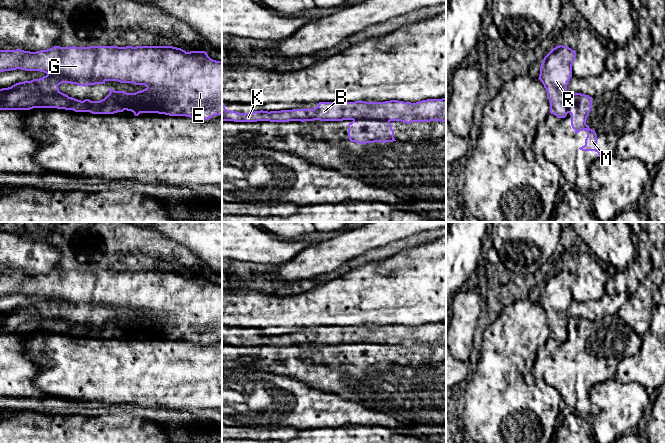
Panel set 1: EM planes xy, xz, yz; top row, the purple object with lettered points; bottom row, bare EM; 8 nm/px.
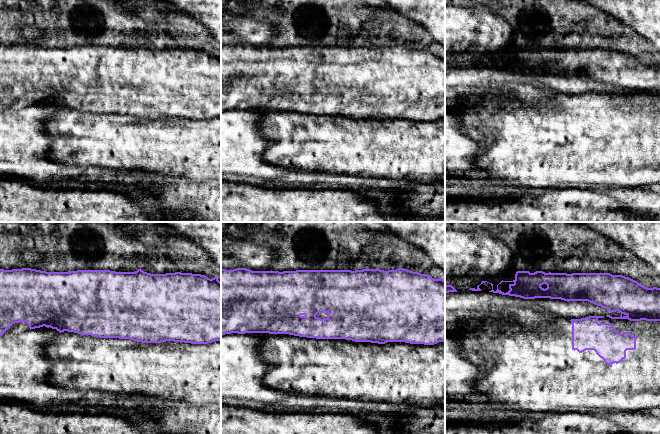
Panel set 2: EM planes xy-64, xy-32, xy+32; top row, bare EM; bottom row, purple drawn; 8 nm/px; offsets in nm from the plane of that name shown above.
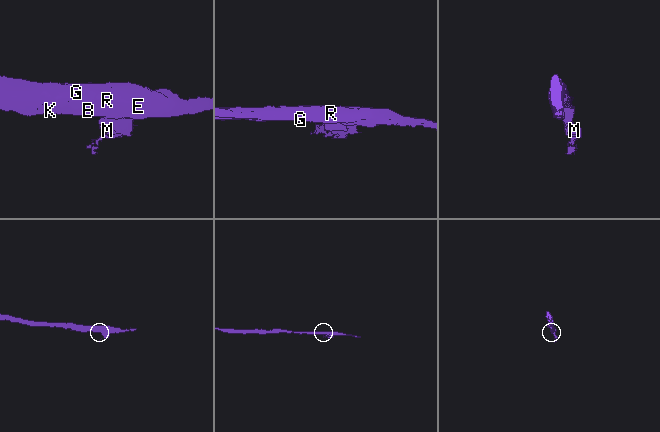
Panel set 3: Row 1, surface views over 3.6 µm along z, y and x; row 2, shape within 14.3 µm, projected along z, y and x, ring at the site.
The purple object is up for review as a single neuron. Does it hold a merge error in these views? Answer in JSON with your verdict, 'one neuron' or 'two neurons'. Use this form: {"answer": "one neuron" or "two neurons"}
{"answer": "two neurons"}

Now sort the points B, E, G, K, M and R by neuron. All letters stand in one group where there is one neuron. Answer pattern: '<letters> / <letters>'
B E G K R / M

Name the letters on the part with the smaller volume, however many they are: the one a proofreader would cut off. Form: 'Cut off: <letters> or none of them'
Cut off: M

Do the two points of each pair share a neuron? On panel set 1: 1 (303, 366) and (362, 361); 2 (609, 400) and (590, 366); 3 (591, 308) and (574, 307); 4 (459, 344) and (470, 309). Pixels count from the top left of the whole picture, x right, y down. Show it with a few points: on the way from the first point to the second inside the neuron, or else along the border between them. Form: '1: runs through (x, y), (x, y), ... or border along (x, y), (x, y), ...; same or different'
1: runs through (318, 360), (347, 360); same
2: border along (614, 377), (592, 387), (592, 403); different
3: runs through (587, 308), (578, 308); same
4: runs through (460, 335), (464, 318); same

